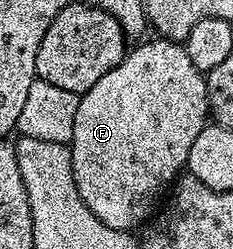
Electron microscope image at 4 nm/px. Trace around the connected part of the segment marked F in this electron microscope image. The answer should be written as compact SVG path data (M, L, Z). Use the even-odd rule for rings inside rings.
M143 40L138 43L143 45L135 49L133 46L104 79L79 96L76 107L76 123L69 144L76 187L88 211L113 229L137 230L155 212L160 198L185 170L188 151L192 151L196 135L208 124L210 104L206 98L205 76L188 59L179 42L153 40Z

